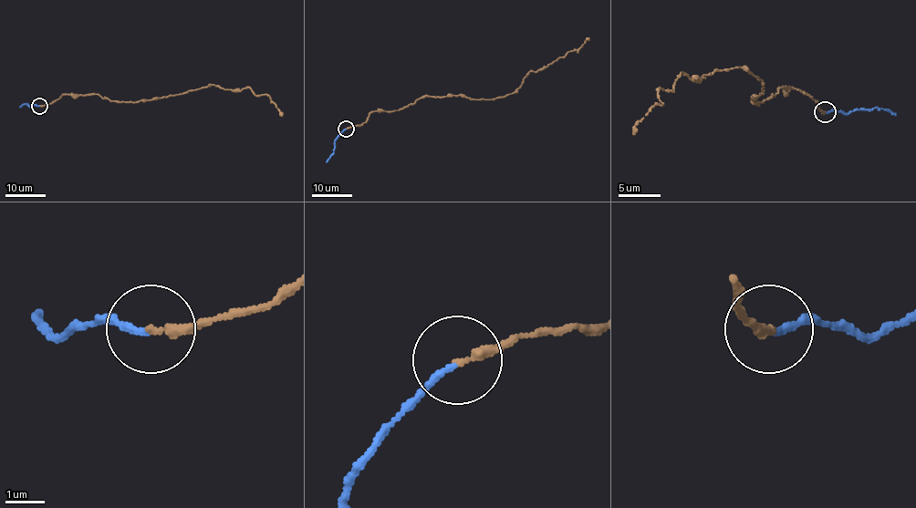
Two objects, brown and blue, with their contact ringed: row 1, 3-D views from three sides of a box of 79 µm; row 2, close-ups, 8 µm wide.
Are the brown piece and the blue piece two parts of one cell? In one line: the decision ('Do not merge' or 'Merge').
Merge

